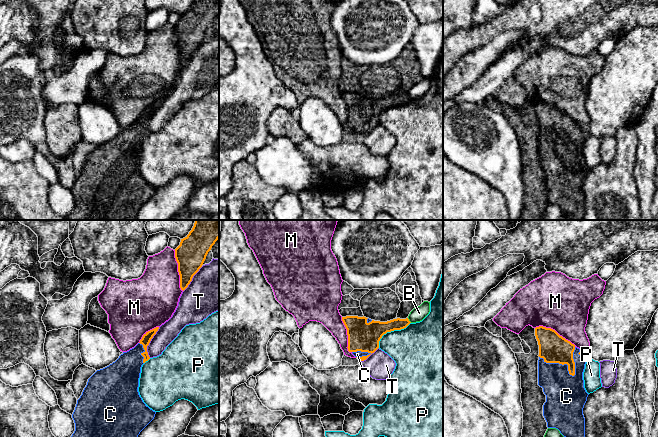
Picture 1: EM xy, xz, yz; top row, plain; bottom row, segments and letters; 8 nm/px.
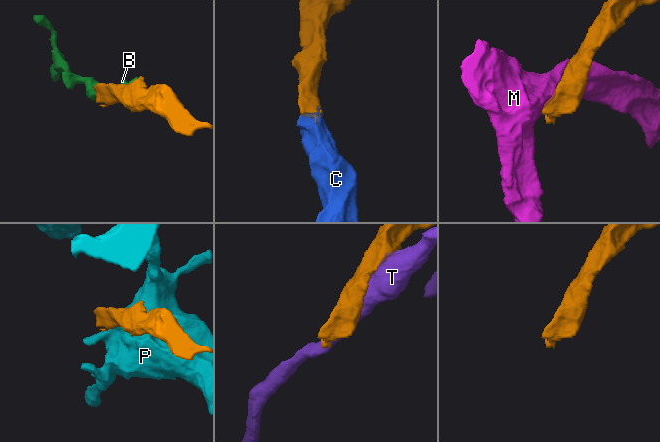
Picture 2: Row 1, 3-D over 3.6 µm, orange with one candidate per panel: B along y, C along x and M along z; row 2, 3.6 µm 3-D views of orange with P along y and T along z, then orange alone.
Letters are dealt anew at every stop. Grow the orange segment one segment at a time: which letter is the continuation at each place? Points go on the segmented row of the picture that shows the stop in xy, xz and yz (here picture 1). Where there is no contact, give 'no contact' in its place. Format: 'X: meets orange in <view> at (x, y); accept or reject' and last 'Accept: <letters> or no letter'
B: meets orange in xz at (408, 320); reject
C: meets orange in yz at (560, 363); accept
M: meets orange in xy at (178, 270); reject
P: meets orange in xz at (390, 331); reject
T: meets orange in xy at (149, 342); reject
Accept: C

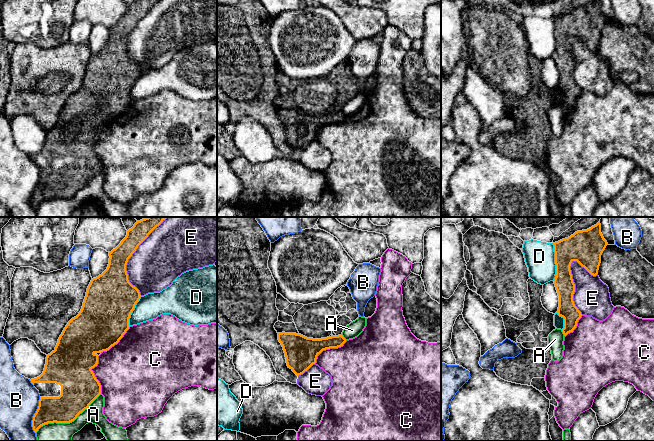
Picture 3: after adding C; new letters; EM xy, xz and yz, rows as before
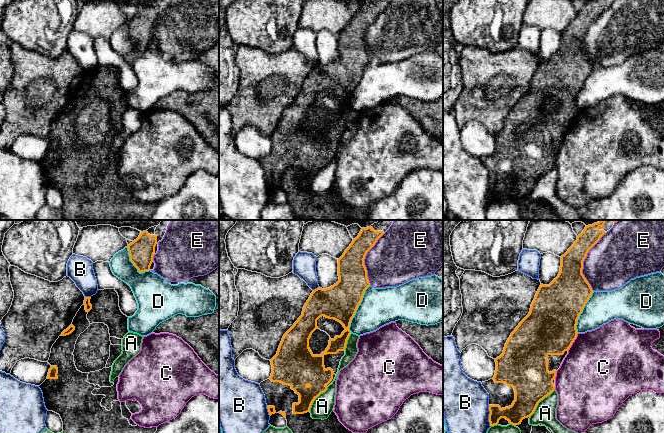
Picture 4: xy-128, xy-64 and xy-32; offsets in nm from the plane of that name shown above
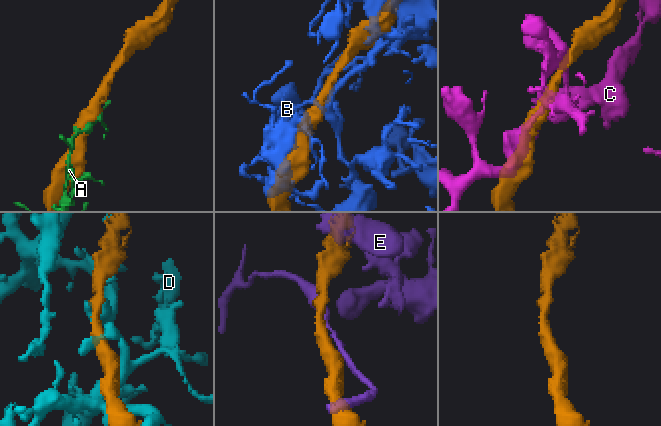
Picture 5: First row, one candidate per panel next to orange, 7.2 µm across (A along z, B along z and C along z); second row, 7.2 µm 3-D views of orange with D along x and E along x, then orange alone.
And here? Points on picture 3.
A: meets orange in xy at (68, 422); reject
B: meets orange in xy at (34, 415); reject
C: meets orange in xy at (94, 375); reject
D: meets orange in yz at (555, 262); reject
E: meets orange in xy at (131, 255); reject
Accept: no letter

